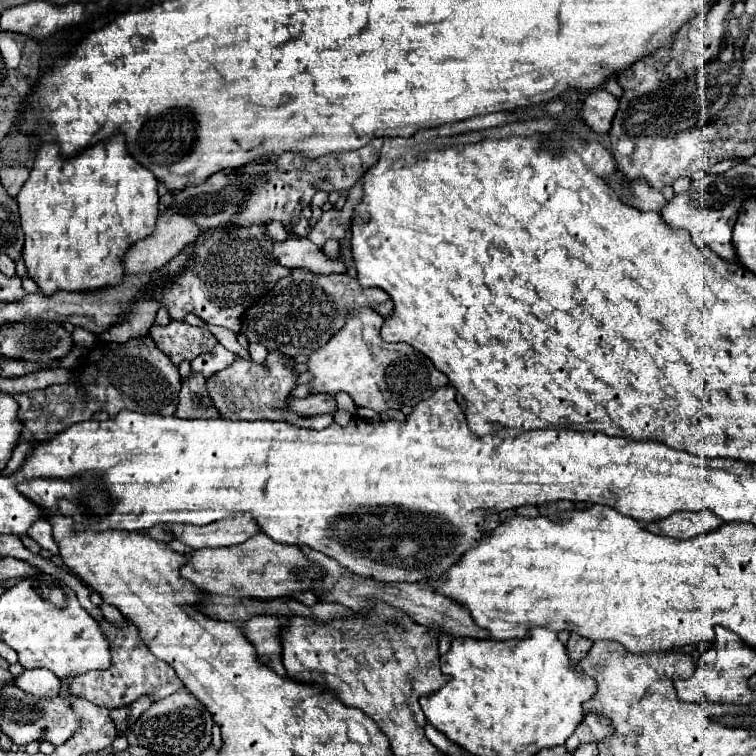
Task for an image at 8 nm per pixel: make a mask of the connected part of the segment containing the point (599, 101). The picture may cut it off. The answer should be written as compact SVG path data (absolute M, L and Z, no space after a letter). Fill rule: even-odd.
M590 91L588 97L582 103L580 115L582 121L598 135L604 135L610 131L614 113L618 109L618 101L608 91Z

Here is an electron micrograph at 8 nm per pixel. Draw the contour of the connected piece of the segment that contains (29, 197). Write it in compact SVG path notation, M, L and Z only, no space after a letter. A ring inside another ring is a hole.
M124 137L92 145L74 159L62 161L56 143L44 143L36 155L28 181L24 183L18 205L24 231L22 257L28 277L34 279L44 295L56 291L98 291L120 285L124 279L124 255L140 239L154 231L158 217L158 179L126 153Z

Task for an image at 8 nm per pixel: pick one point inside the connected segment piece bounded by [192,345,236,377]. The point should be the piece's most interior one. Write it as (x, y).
(213, 361)

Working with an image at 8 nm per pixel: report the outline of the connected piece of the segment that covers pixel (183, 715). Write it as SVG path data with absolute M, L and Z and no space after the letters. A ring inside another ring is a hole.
M180 689L164 699L154 701L132 725L132 733L138 737L138 745L170 755L200 755L210 747L212 741L212 717L208 709L194 699L186 689Z

